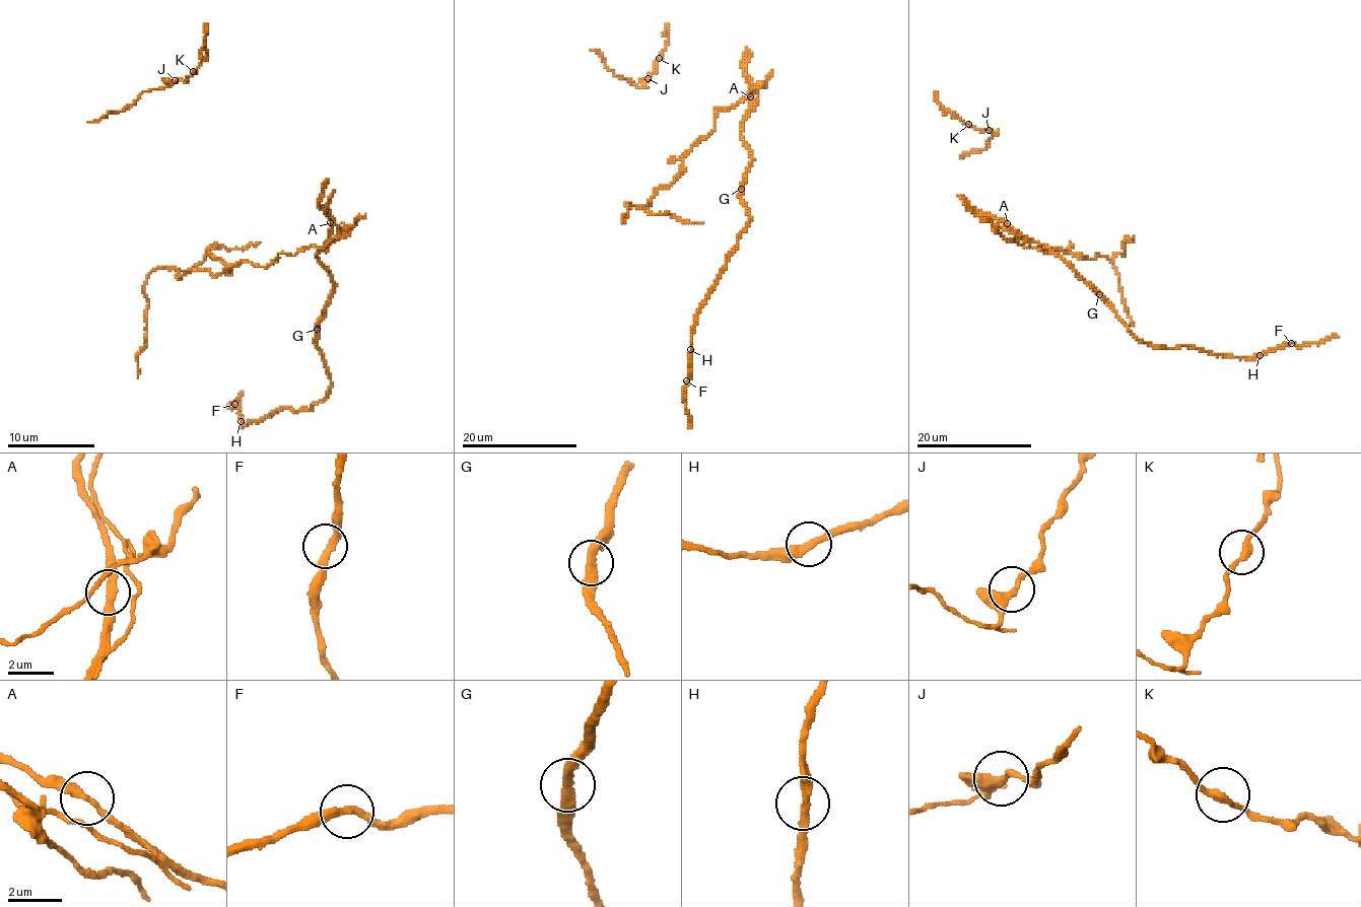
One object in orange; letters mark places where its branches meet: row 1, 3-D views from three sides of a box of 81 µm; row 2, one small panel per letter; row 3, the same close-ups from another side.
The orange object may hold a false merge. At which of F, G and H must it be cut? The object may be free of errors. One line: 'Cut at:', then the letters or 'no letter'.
Cut at: G

